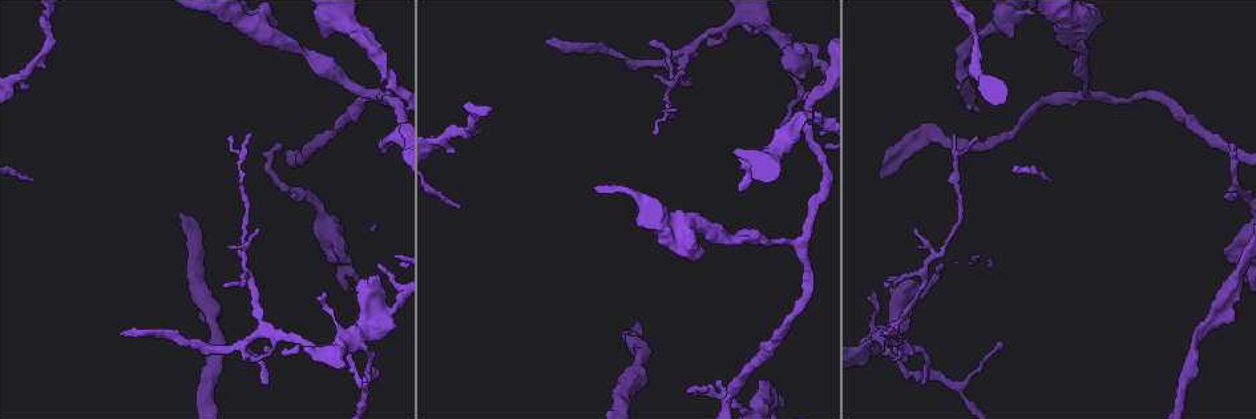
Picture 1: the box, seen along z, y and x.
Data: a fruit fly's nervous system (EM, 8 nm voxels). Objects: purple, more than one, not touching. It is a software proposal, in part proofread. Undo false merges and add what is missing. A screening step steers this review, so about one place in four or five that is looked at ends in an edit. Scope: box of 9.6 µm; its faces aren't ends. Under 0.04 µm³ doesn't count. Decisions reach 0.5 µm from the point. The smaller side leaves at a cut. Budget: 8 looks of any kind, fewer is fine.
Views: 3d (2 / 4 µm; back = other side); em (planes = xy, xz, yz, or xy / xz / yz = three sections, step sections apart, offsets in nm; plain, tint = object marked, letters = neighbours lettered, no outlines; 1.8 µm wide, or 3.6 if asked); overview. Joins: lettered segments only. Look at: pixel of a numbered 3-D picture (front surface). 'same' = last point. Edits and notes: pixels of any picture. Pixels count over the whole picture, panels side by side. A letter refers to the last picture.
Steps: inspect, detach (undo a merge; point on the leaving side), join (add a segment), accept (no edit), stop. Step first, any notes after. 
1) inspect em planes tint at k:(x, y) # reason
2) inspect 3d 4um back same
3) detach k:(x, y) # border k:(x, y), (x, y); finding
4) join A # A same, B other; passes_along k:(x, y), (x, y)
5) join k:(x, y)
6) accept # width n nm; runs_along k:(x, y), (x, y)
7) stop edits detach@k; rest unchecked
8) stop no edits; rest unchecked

inspect em planes letters at 1:(548, 41) # an open end

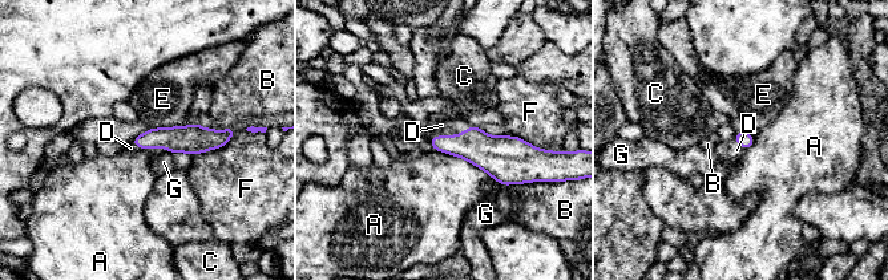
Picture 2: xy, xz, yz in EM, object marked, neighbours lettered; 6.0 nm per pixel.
join D # longest_contact A 400 nm; A other, B other, C other, D same, E other, F other, G other; the cell continues

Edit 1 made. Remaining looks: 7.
inspect 3d 4um at 1:(340, 256) # an open end

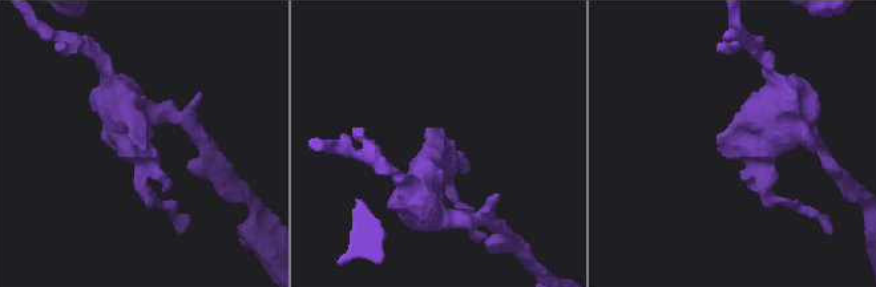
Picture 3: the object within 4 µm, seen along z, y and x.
inspect em planes letters at 3:(143, 151) # now the EM

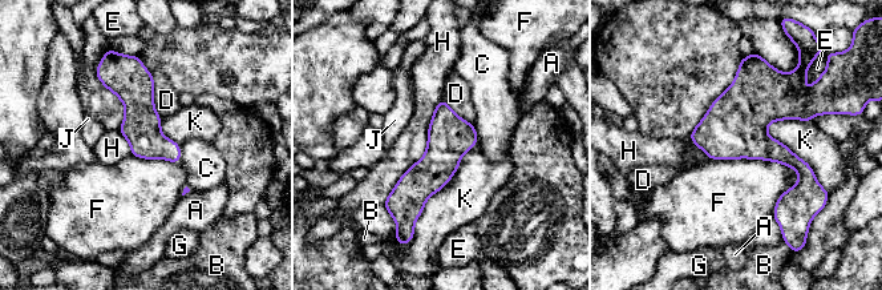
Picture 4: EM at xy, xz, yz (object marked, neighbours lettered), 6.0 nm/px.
accept # A other, B other, C other, D other, E other, F other, G other, H other, J other, K other; runs_along 4:(442, 104), (442, 157), (400, 212); no lettered segment goes on from it

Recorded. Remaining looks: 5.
inspect 3d 2um back at 1:(627, 384) # calibre changes

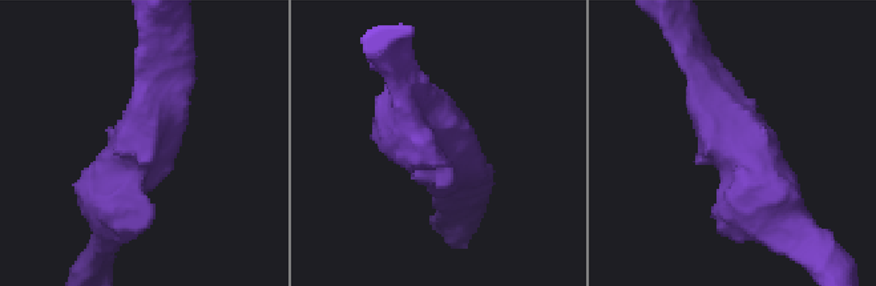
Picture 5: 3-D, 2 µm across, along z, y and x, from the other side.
inspect em planes letters at 5:(741, 130) # arm_widths 220, 400 nm; shape alone is not enough

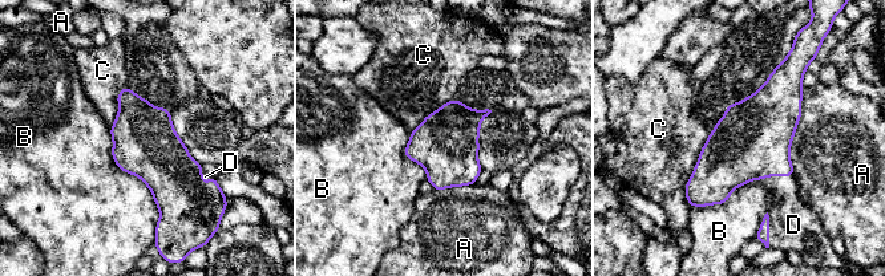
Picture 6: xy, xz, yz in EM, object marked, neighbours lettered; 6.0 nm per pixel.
join D # width 380 nm; A other, B other, C other, D same; passes_along 6:(754, 141), (776, 175), (789, 214); it goes on there

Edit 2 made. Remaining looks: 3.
stop edits join@2, join@6; rest unchecked

